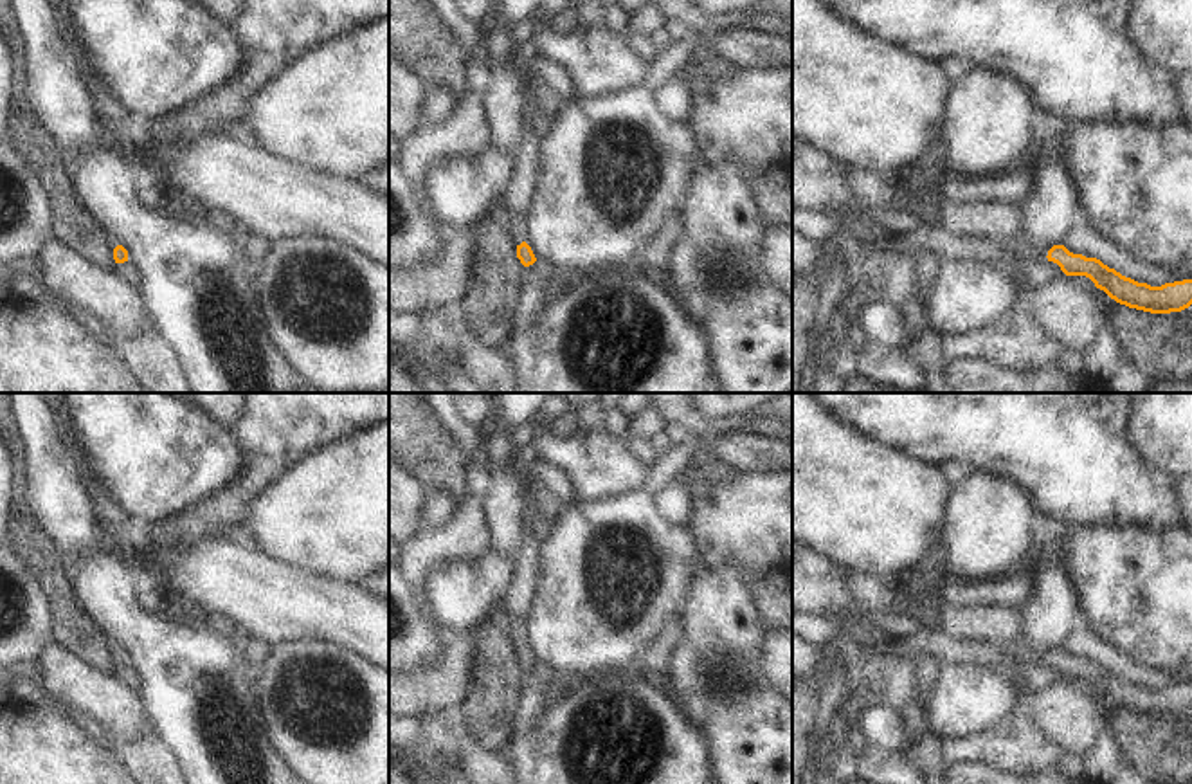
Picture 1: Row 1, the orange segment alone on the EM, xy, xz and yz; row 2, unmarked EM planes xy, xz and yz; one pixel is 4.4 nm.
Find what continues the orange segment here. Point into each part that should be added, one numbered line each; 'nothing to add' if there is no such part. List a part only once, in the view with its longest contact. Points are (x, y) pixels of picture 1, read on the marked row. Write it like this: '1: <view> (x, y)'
nothing to add

